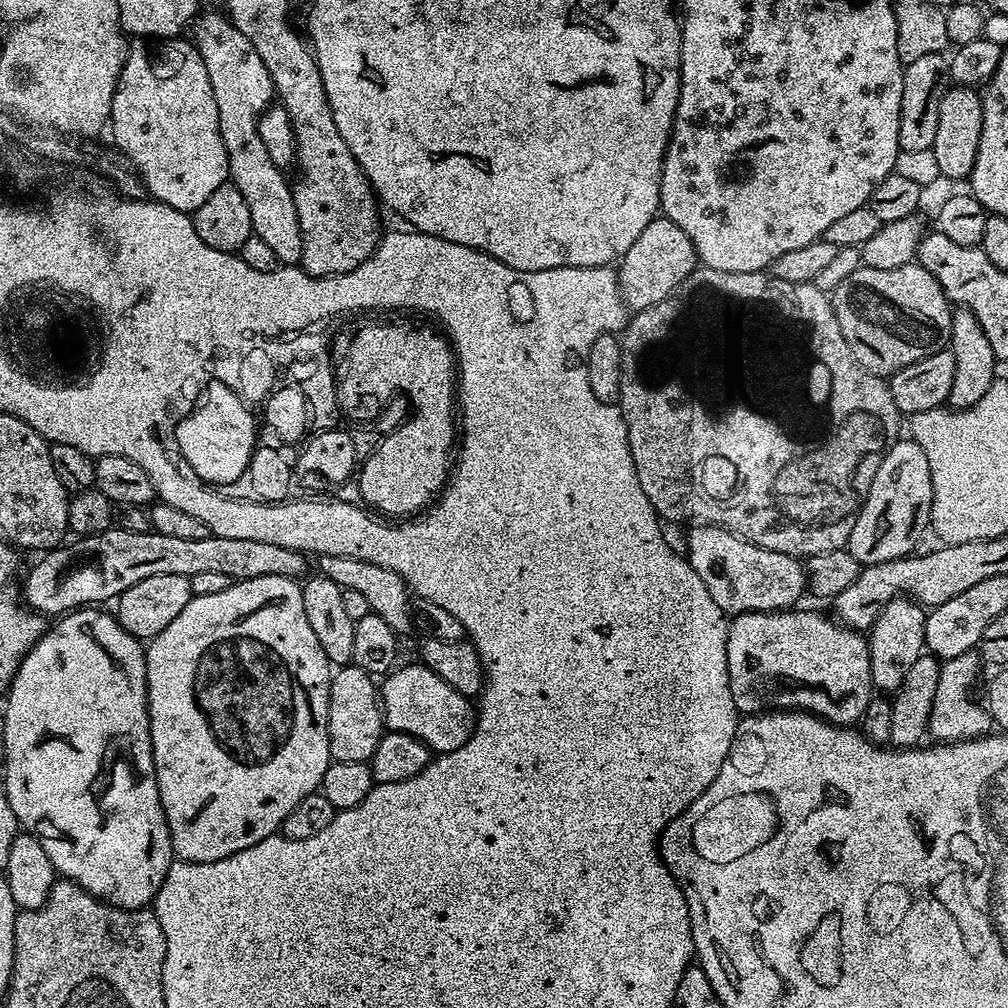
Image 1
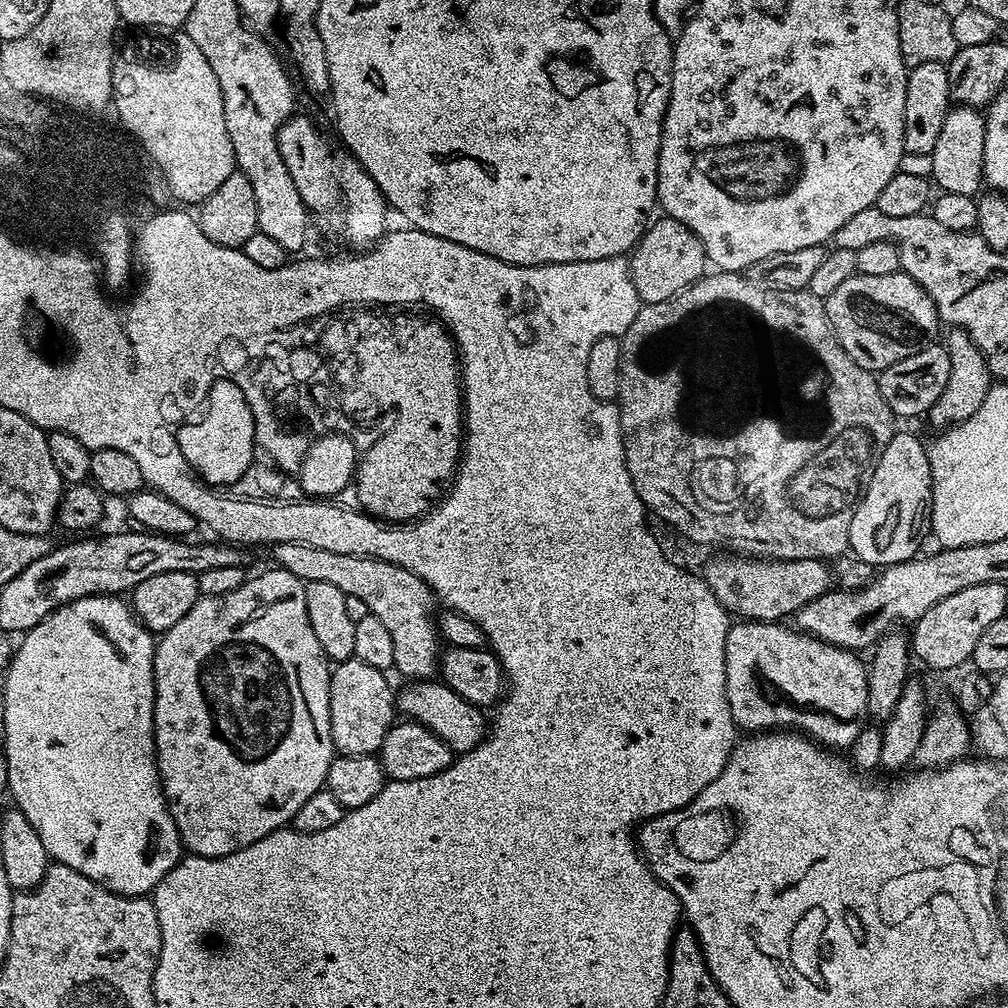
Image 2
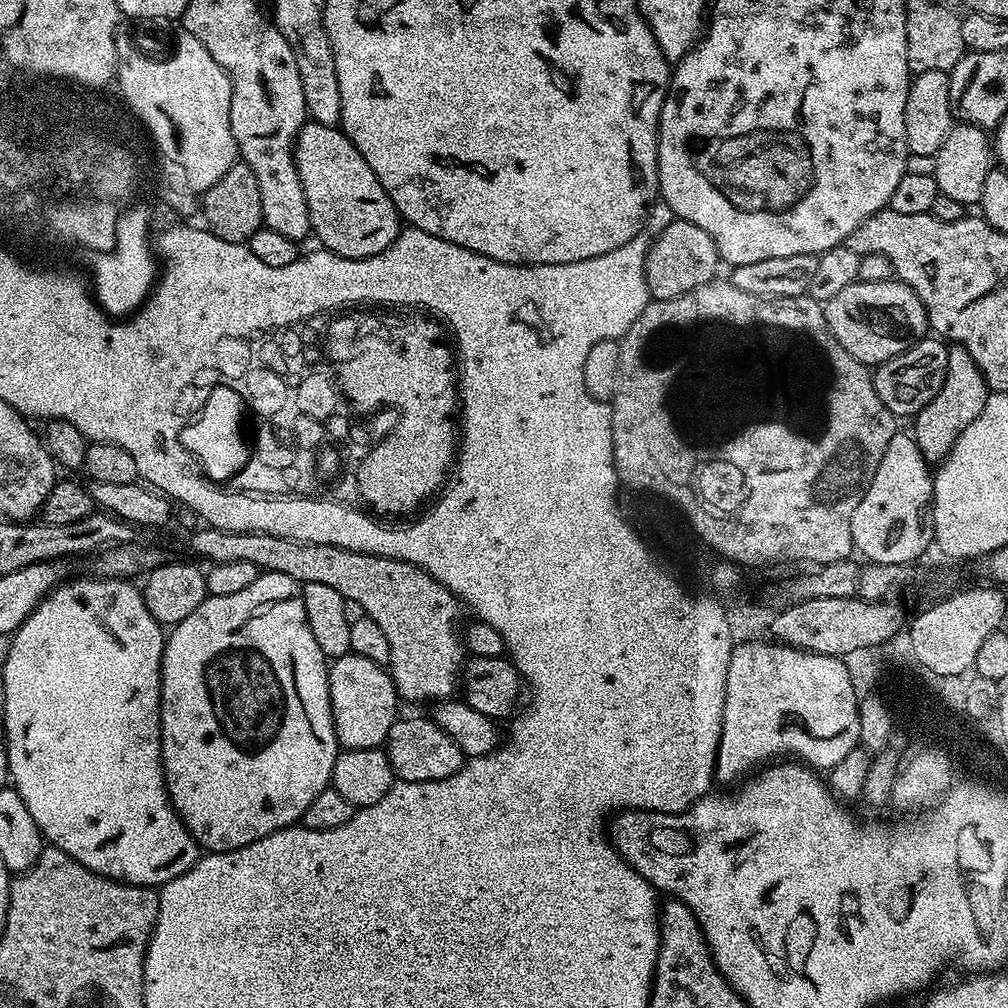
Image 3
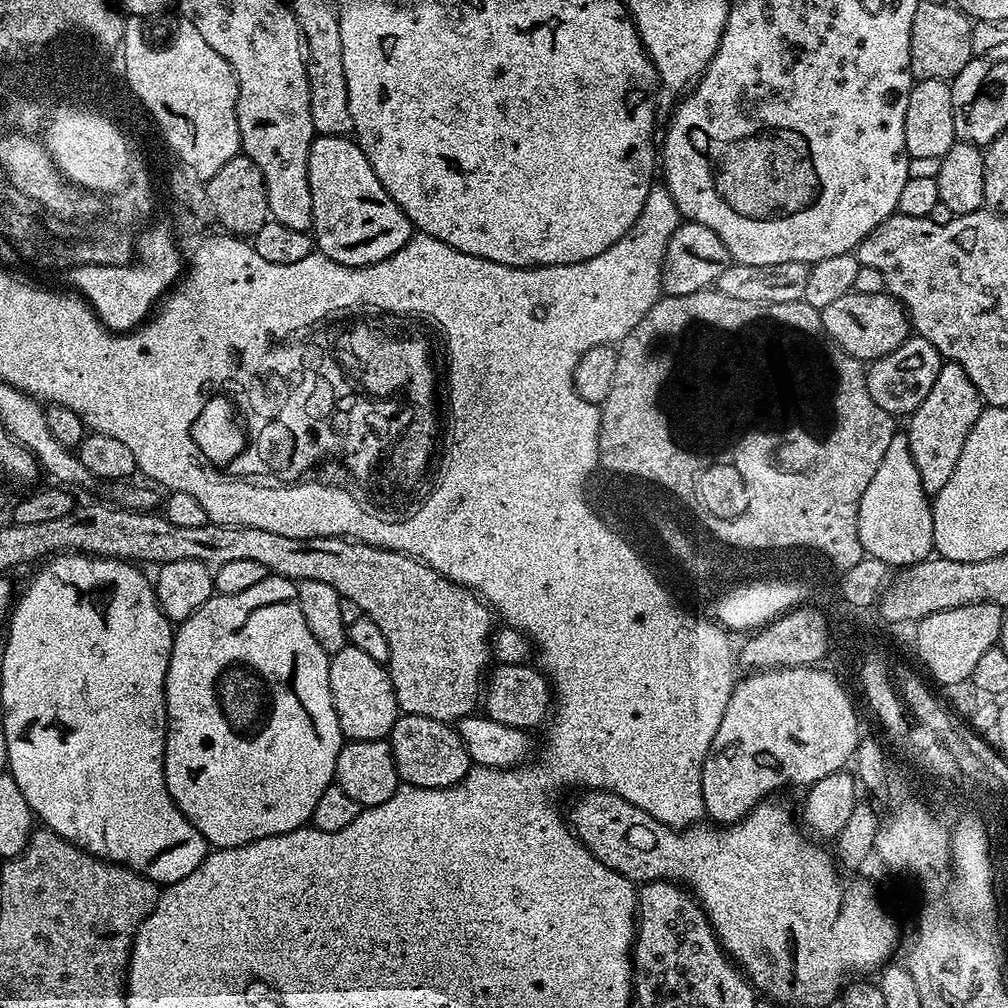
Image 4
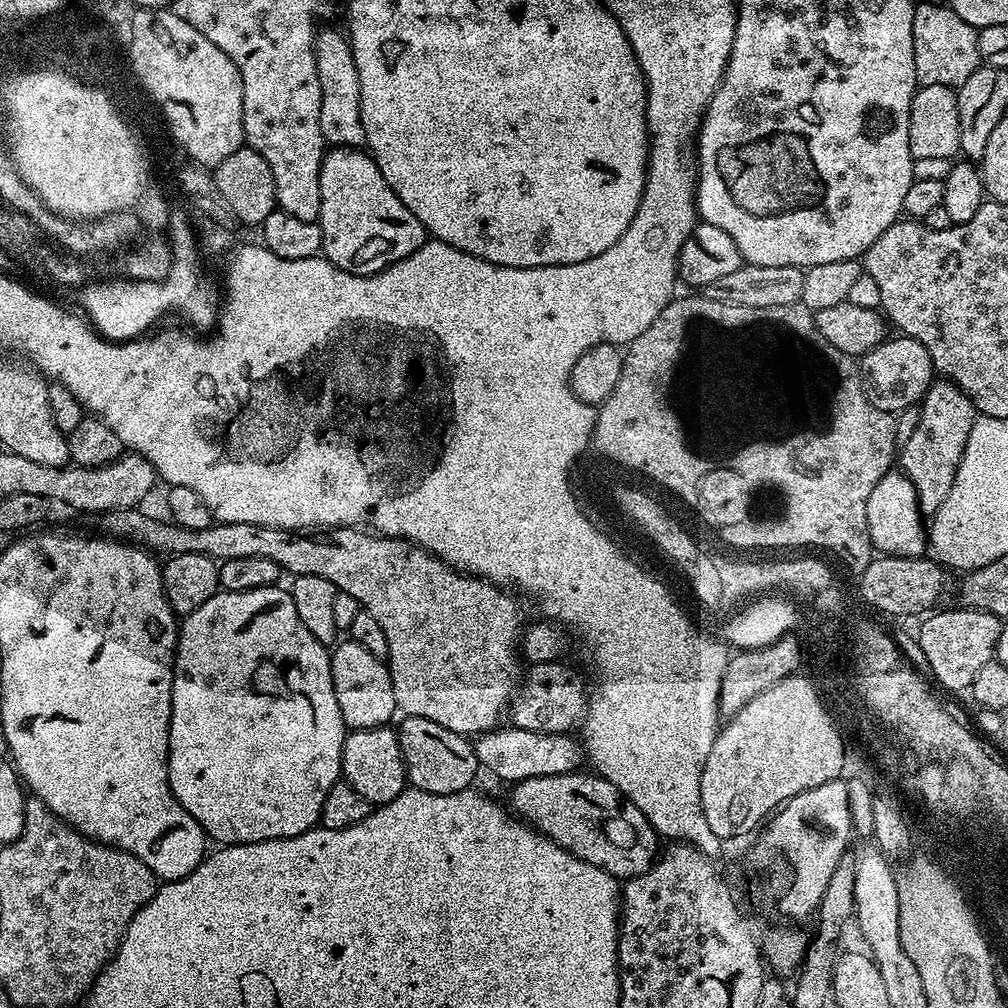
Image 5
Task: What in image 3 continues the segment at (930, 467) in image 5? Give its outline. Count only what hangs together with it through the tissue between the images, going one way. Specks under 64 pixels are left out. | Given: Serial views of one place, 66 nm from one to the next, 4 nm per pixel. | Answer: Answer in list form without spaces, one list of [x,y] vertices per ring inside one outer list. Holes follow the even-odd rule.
[[[952,344],[946,358],[946,378],[942,390],[922,406],[922,410],[914,417],[916,425],[910,428],[910,434],[916,440],[918,450],[922,450],[922,458],[930,466],[939,465],[948,455],[962,430],[982,414],[982,406],[986,406],[986,398],[990,389],[982,378],[982,370],[978,370],[978,362],[970,356],[961,344]]]

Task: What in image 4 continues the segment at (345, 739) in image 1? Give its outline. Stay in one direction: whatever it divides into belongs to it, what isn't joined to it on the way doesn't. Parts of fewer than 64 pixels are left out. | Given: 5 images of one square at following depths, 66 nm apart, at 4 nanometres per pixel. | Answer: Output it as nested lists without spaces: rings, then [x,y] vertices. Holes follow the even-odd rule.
[[[345,646],[331,653],[328,673],[330,694],[344,737],[348,740],[387,740],[398,715],[394,686],[387,667],[374,662],[374,658],[369,658],[363,650]]]

